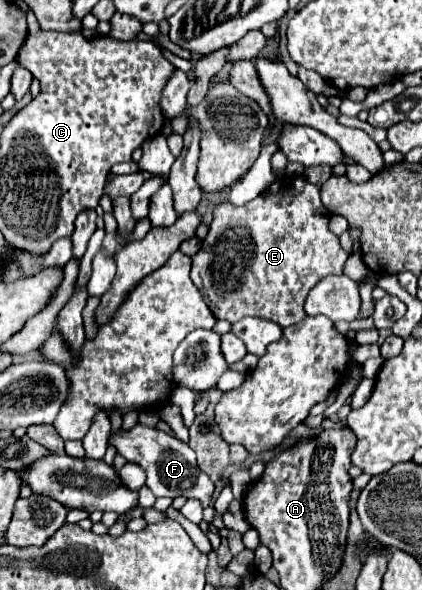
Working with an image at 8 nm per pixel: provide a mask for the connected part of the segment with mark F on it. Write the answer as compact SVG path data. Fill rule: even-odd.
M135 425L131 431L119 431L117 435L111 437L111 443L117 447L117 453L123 455L127 461L133 461L141 465L147 473L147 487L153 491L157 497L185 497L185 499L199 499L203 507L211 503L213 497L213 481L209 479L207 473L203 473L197 467L195 453L193 449L179 441L177 437L171 437L159 429Z

